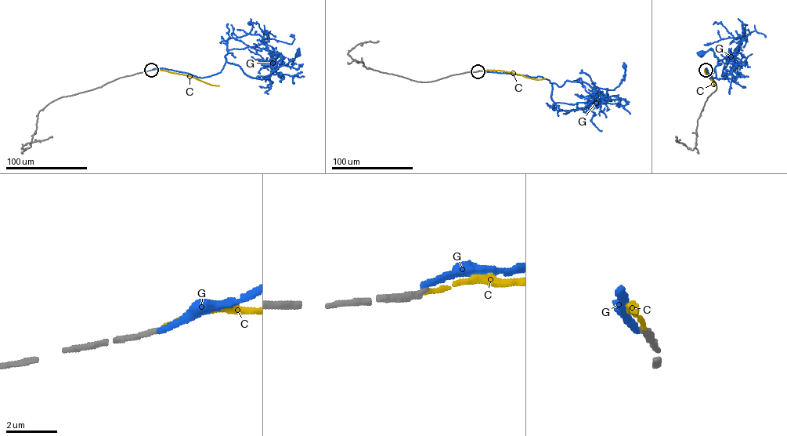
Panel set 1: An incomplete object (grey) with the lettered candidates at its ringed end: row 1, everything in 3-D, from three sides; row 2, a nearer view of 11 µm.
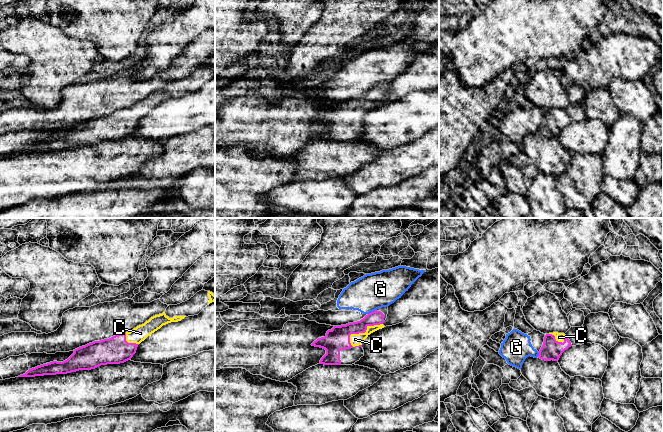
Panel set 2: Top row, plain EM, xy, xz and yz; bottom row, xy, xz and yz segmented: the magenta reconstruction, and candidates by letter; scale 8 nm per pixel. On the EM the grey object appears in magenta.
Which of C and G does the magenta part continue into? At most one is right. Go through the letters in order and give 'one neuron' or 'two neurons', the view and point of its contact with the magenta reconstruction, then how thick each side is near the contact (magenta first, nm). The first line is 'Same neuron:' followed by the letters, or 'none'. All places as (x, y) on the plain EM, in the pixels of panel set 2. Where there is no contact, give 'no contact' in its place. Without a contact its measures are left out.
Same neuron: C
C: one neuron | xz (362, 108) | 190/100 nm
G: two neurons | xz (373, 87) | 110/280 nm

